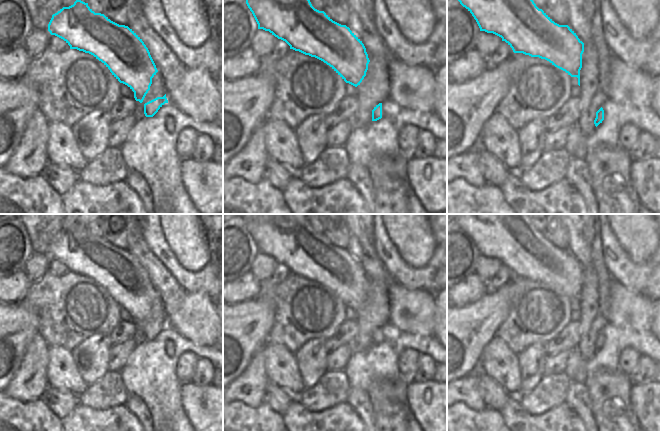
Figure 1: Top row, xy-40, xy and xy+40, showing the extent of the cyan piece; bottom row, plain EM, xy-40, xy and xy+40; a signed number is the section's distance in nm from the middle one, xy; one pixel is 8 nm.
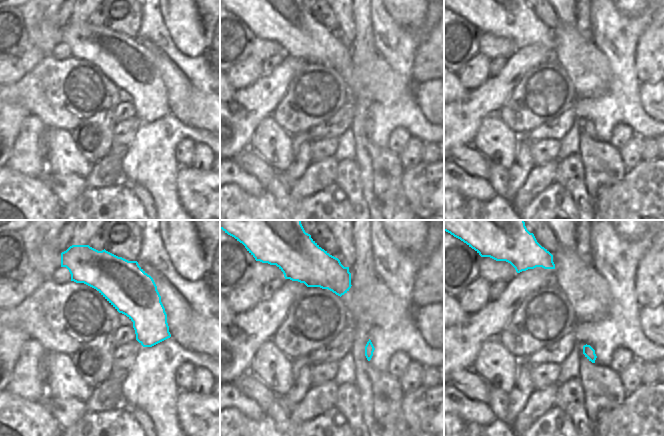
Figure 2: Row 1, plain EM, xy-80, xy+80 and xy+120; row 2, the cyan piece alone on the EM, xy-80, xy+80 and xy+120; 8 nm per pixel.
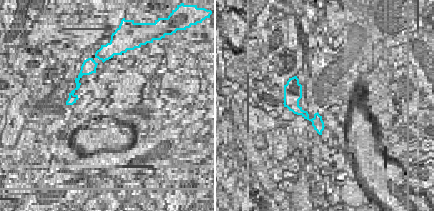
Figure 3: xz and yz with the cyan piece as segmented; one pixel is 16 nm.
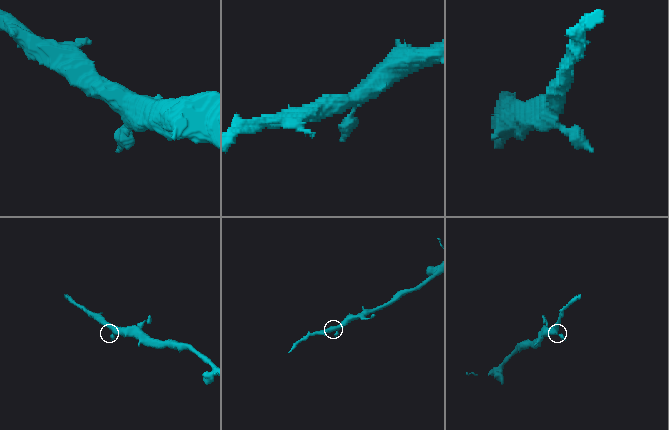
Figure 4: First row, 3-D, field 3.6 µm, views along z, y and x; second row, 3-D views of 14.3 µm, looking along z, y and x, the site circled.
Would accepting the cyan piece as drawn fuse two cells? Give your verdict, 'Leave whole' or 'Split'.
Leave whole

